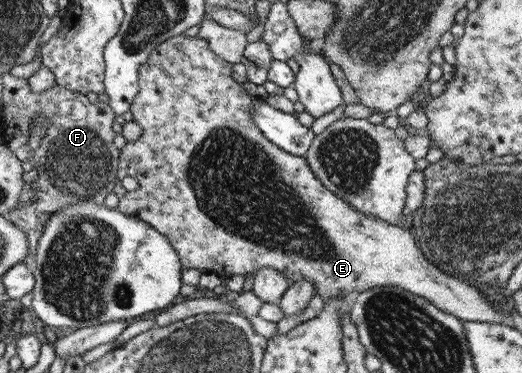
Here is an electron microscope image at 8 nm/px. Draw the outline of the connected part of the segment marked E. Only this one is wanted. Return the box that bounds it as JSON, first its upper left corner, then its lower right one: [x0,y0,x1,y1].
[113,33,506,325]

